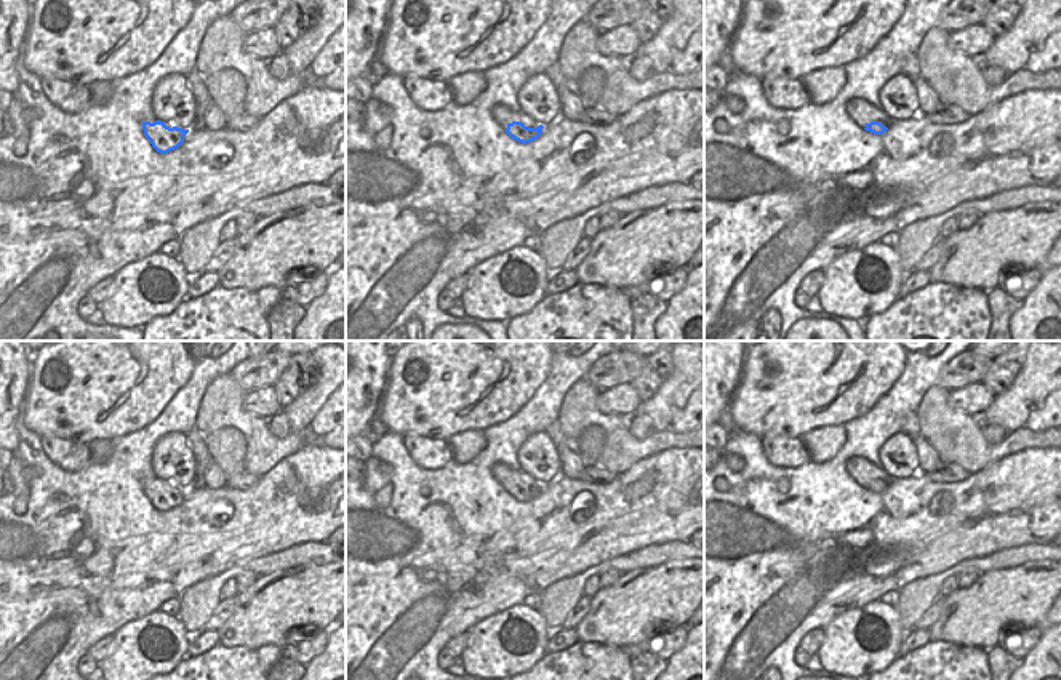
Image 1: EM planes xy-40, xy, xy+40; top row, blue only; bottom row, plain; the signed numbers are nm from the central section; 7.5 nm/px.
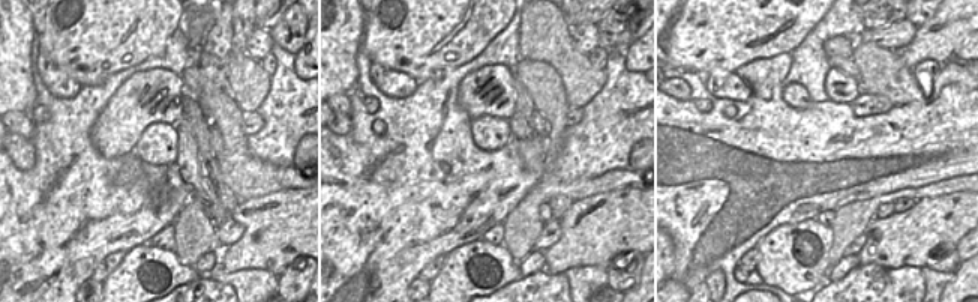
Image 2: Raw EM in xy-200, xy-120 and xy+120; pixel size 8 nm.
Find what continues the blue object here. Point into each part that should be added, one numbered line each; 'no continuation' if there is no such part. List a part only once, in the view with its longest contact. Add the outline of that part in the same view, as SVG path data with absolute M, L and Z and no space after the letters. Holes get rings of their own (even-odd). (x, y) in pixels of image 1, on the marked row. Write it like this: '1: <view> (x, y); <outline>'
1: xy (501, 114); M496 104L491 109L491 115L494 118L494 122L506 130L509 123L512 122L522 122L525 126L528 128L538 128L539 123L535 122L533 118L530 118L528 115L522 114L520 110L512 110L504 104Z

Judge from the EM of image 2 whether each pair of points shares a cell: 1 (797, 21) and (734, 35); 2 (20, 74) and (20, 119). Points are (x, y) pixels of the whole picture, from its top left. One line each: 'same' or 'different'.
1: same
2: different

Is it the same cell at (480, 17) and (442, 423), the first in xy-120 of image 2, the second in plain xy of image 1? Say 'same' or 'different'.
same

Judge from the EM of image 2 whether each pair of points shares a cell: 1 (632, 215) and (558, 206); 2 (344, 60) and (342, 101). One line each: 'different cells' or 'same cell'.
1: different cells
2: different cells

